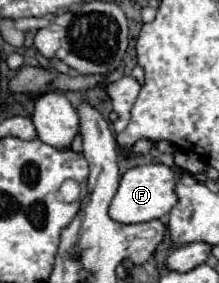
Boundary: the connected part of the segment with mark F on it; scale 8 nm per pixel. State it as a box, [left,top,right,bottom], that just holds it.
[109,165,177,225]

